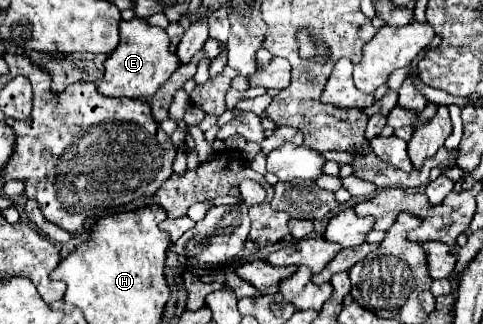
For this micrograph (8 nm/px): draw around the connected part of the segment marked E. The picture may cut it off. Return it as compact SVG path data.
M131 19L119 23L121 41L105 61L105 75L97 83L99 93L107 97L145 99L151 97L179 67L179 57L169 51L169 37L165 29L151 27L145 19Z

